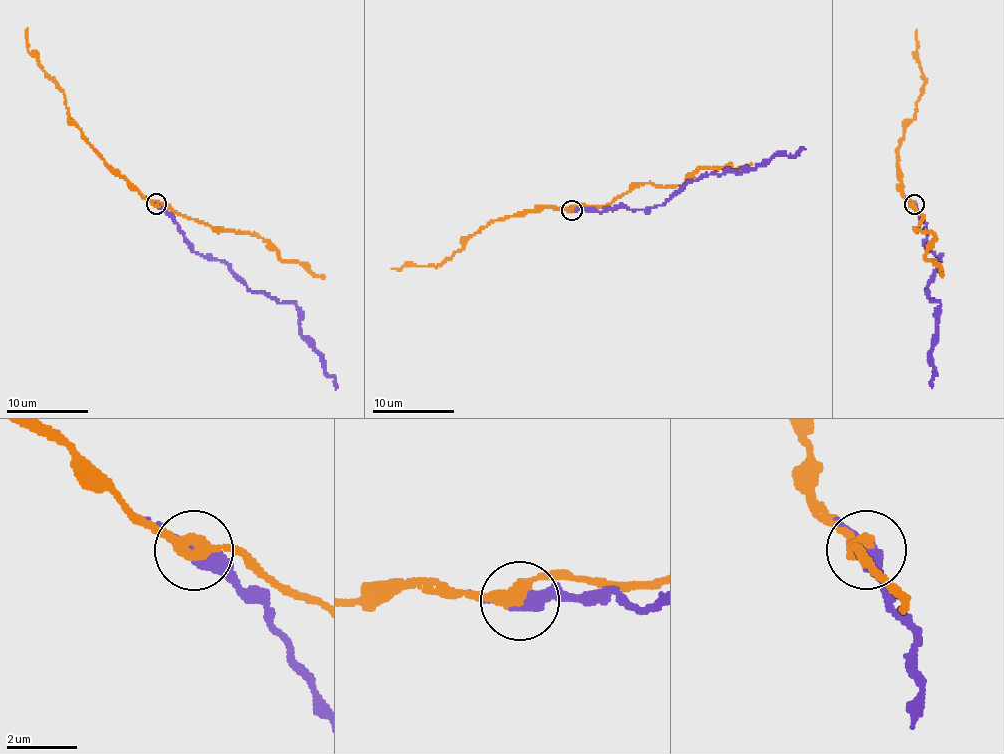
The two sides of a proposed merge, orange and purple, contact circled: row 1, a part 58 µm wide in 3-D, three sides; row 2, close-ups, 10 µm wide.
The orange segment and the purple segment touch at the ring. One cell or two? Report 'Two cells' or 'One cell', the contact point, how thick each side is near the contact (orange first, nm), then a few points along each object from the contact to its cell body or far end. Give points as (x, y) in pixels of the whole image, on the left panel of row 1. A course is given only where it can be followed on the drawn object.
Two cells. Place: (156, 204). Thickness 400 nm (orange) against 340 nm. Course of orange: (156, 204), (120, 175), (72, 122), (64, 93), (27, 50), (27, 28). Course of purple: (156, 204), (177, 225), (193, 252), (223, 262), (252, 291), (295, 305), (299, 334), (335, 379), (335, 389)

